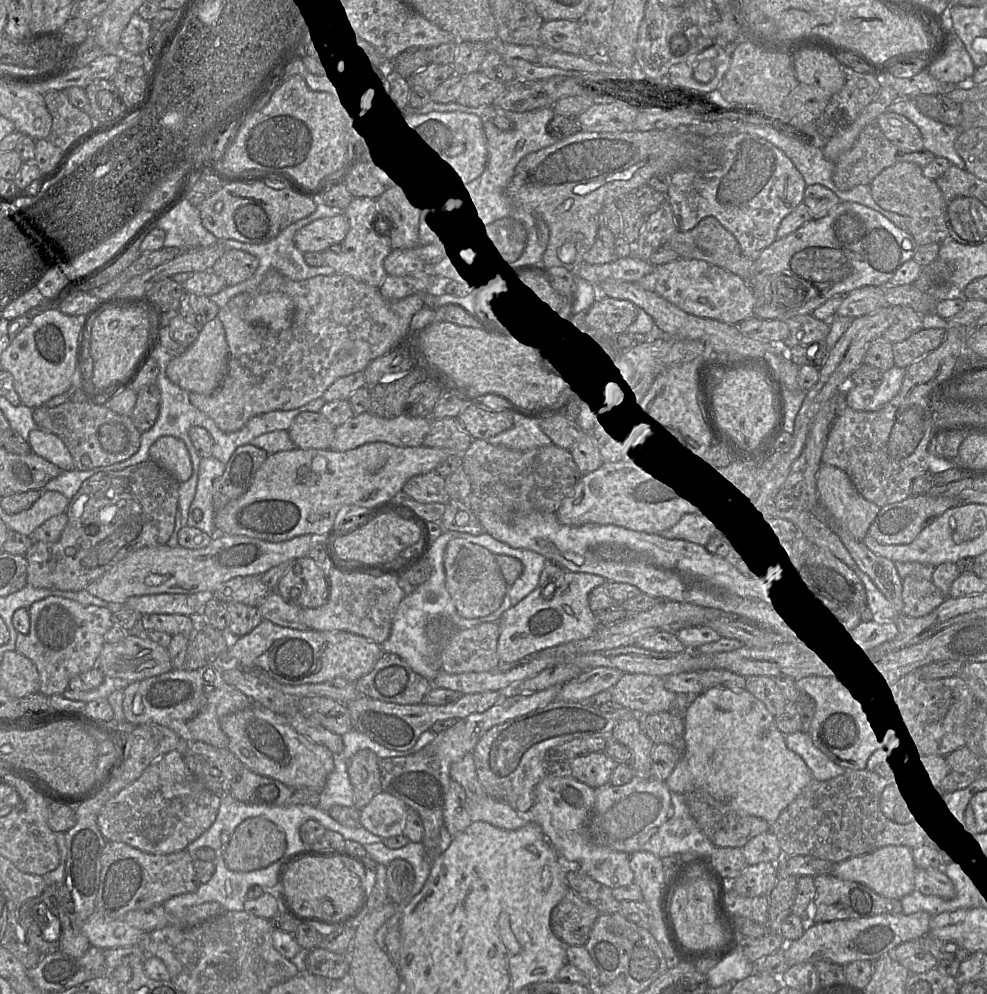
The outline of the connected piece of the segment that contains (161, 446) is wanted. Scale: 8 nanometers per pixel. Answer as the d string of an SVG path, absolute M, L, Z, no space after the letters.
M173 436L158 438L149 449L149 460L169 472L180 483L192 475L192 462L185 443Z

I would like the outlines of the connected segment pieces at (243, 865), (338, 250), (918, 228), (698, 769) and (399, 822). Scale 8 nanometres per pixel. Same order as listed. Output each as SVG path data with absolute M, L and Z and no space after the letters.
M263 817L240 823L224 851L228 869L250 872L266 868L284 857L286 835L282 828Z
M368 197L353 198L349 206L343 211L349 222L349 231L339 245L333 245L329 250L322 252L324 263L326 266L332 267L335 274L343 274L354 278L357 281L364 282L370 286L379 288L387 276L384 269L384 261L392 252L391 241L388 236L381 236L376 233L373 222L377 217L376 228L378 227L378 219L383 217L378 214L376 199Z
M896 162L885 168L869 184L871 195L882 209L897 213L910 220L909 233L918 246L941 244L949 237L942 212L942 196L936 181L927 178L922 168L911 162Z
M709 688L690 701L682 714L685 751L665 783L677 794L704 790L714 799L746 815L764 819L773 825L780 814L812 782L812 774L803 759L788 749L785 736L776 726L776 718L764 703L748 691Z
M386 792L377 794L370 803L359 810L361 825L383 839L403 834L409 807L400 799Z

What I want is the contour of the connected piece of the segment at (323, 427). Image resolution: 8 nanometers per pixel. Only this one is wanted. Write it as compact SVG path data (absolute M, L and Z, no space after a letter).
M306 411L295 417L288 433L297 448L329 449L335 429L320 412Z

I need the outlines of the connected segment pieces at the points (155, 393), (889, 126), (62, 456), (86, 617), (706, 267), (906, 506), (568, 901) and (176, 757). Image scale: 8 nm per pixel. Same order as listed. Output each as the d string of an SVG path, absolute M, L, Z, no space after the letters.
M156 384L143 387L136 393L136 403L131 413L135 427L141 432L150 430L160 411L160 390Z
M885 112L876 118L886 138L904 153L924 150L923 138L915 124L903 115Z
M37 427L29 433L28 443L33 453L58 466L62 471L76 469L68 448L55 434Z
M49 596L34 602L28 608L30 631L17 634L16 651L29 658L36 666L40 676L40 691L46 696L62 695L69 687L72 678L97 666L99 655L105 643L104 637L114 625L113 613L105 607L82 605L74 600Z
M678 258L654 266L649 274L635 283L698 317L738 324L754 316L756 299L749 284L740 276L703 260Z
M927 494L920 496L911 495L901 502L881 507L877 517L870 525L868 535L881 544L908 544L935 518L954 506L957 506L956 497L931 497Z
M569 888L551 911L551 929L566 946L584 946L599 915L593 905Z
M175 749L150 764L142 775L111 798L102 808L97 825L107 841L126 843L151 854L182 851L214 823L221 797L204 787L190 771L180 750Z

